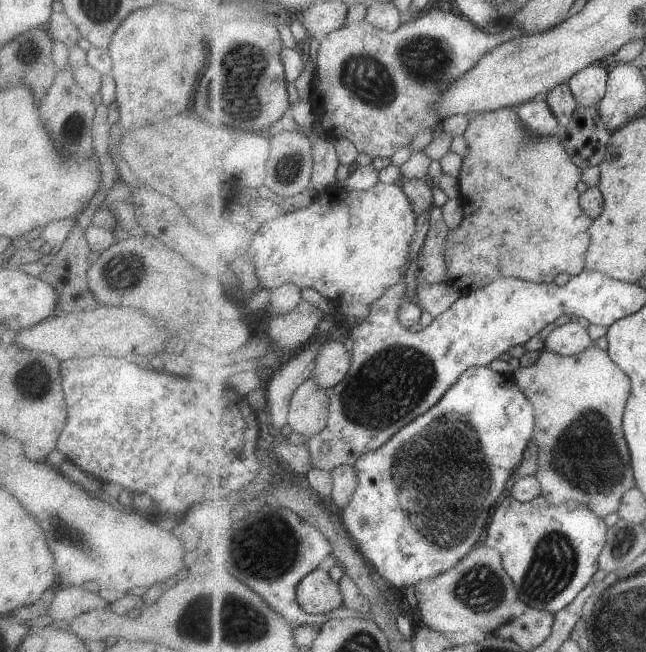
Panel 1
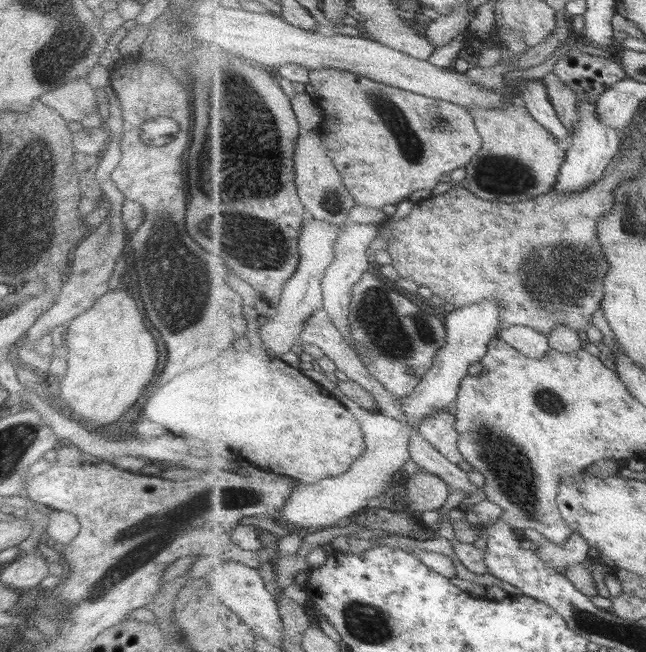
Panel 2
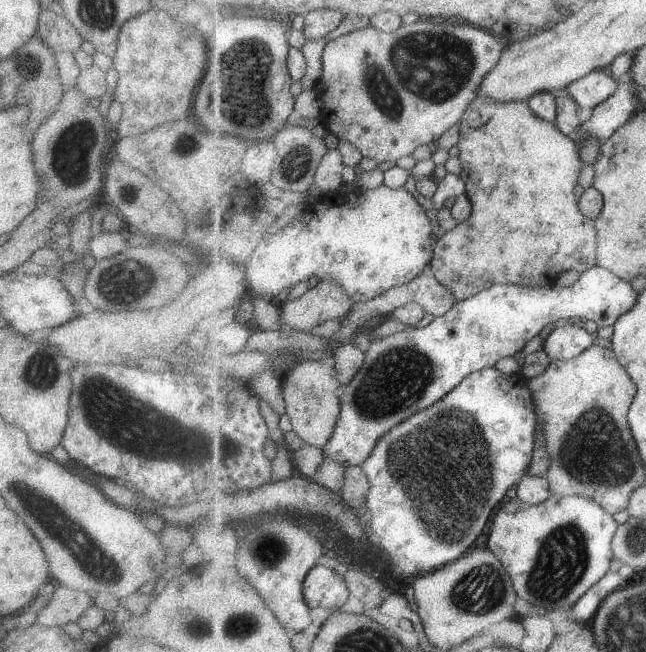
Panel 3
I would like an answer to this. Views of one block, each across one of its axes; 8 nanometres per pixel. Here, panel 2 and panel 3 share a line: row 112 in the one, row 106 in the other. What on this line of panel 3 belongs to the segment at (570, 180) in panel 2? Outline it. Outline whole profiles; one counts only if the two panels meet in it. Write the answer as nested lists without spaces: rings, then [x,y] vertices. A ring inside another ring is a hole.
[[[597,69],[573,81],[568,89],[569,94],[581,107],[593,110],[615,94],[618,89],[618,79],[608,70]]]

